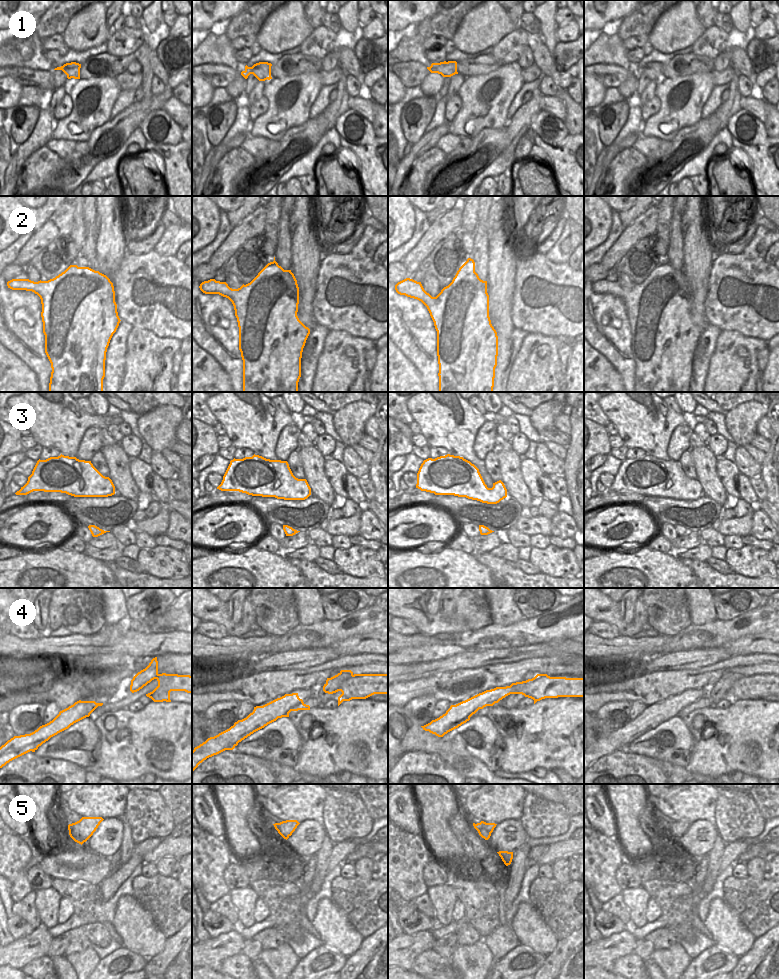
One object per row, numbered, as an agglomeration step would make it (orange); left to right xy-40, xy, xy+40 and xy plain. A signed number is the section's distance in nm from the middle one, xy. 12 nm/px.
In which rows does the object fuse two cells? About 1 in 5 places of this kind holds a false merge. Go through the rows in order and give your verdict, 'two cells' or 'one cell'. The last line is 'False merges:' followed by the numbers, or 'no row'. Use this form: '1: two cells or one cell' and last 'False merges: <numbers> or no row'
1: one cell
2: one cell
3: one cell
4: two cells
5: two cells
False merges: 4, 5

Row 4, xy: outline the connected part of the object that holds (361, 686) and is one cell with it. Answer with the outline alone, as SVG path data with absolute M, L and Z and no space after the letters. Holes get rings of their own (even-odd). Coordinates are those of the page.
M354 674L343 686L330 694L341 691L338 706L343 701L366 699L374 694L388 694L388 674Z

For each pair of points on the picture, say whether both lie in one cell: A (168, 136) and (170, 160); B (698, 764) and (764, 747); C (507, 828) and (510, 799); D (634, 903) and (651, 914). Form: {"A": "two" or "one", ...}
{"A": "two", "B": "one", "C": "two", "D": "two"}

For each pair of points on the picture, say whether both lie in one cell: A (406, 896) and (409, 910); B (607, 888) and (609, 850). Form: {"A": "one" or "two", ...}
{"A": "two", "B": "one"}

